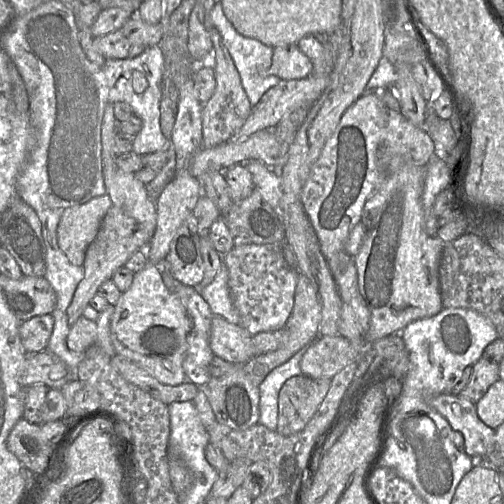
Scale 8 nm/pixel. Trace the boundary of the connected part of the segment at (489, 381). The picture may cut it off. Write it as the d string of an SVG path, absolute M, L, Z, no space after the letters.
M481 357L472 366L470 379L464 389L458 394L460 397L476 404L486 393L488 388L499 378L499 364L492 363Z

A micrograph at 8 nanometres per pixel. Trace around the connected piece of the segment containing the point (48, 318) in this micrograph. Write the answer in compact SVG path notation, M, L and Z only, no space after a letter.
M52 314L35 316L20 323L19 334L26 352L35 354L47 349L53 327L54 318Z

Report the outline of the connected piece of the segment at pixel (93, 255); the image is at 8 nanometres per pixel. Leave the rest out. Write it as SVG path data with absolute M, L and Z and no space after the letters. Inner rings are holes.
M112 205L104 216L98 233L87 247L84 259L84 277L78 284L73 299L67 309L68 324L70 326L82 316L89 301L97 294L99 286L106 280L110 280L117 269L124 266L128 258L137 251L133 233L138 223L122 208Z

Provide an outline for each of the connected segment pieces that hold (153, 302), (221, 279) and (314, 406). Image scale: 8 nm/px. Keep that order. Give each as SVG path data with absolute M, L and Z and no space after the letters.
M146 262L145 266L135 273L128 290L121 293L115 305L110 322L110 336L115 353L133 361L160 383L176 386L186 380L183 360L187 350L188 318L180 300L166 288L158 265Z
M224 255L221 256L222 263L216 276L209 285L199 288L199 293L214 316L220 316L232 324L240 325L240 317L229 292L228 270L224 263Z
M303 374L289 378L282 385L278 395L278 422L276 431L284 436L302 431L324 400L330 383L331 379L315 379Z

